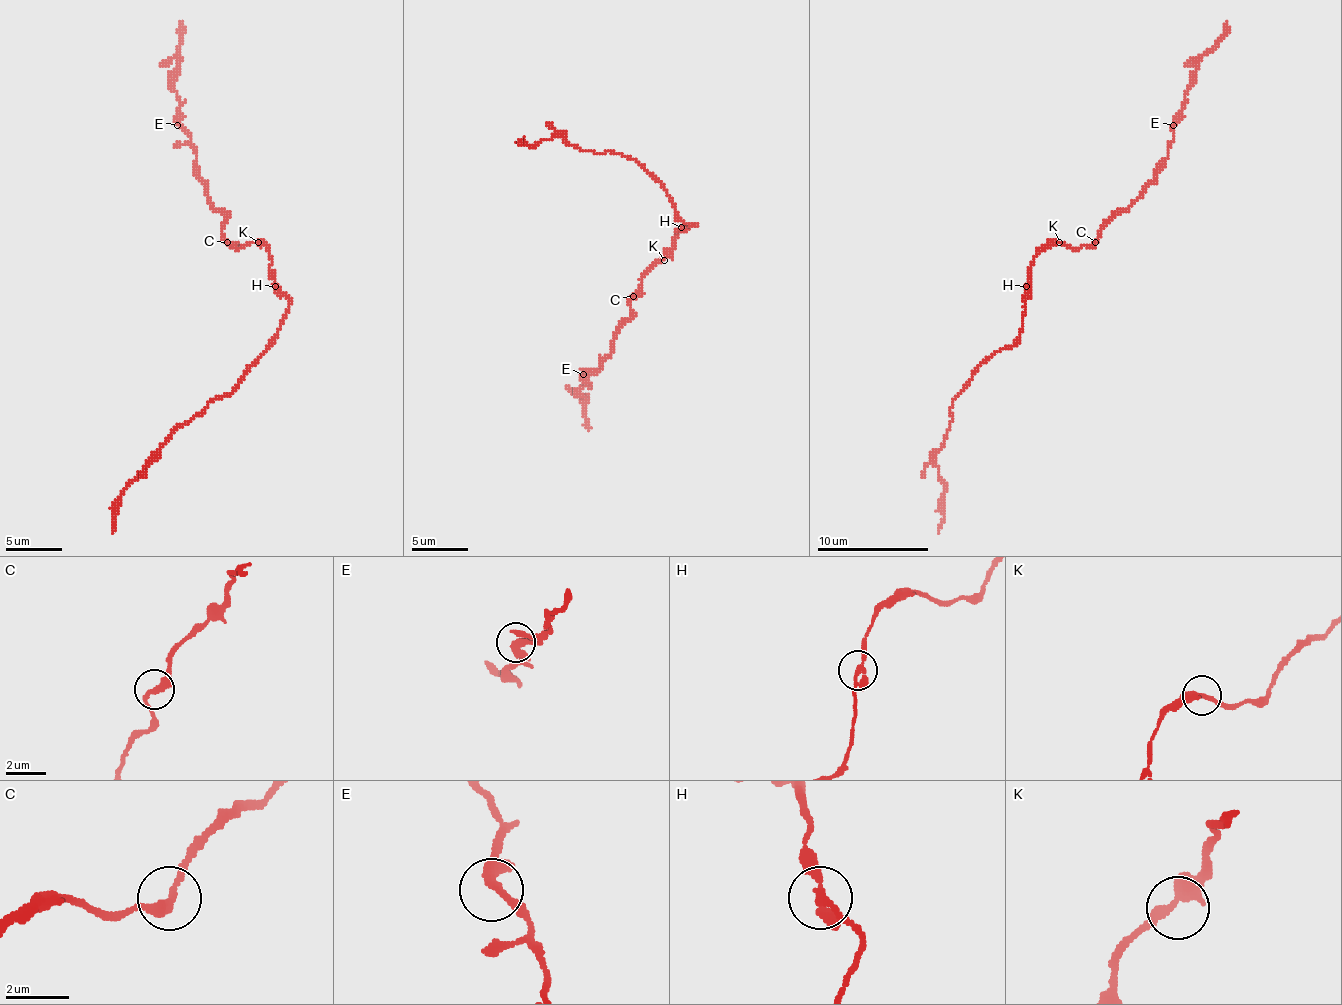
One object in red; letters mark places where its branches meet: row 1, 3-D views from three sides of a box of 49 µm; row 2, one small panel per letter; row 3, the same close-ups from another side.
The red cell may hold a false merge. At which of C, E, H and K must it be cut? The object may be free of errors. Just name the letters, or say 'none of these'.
none of these

